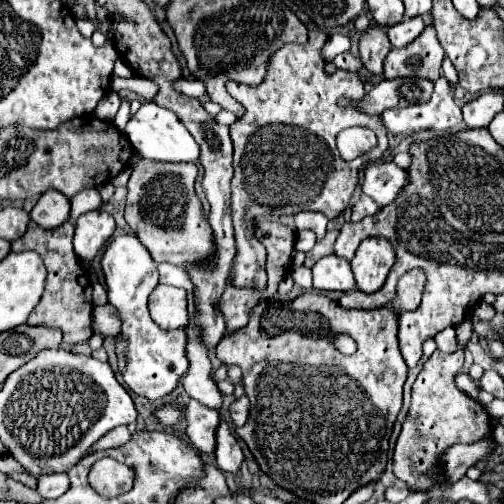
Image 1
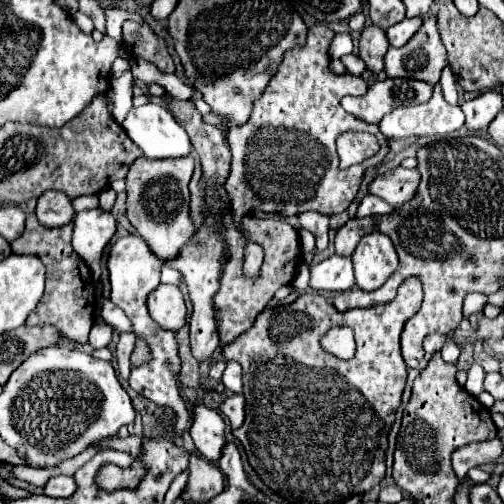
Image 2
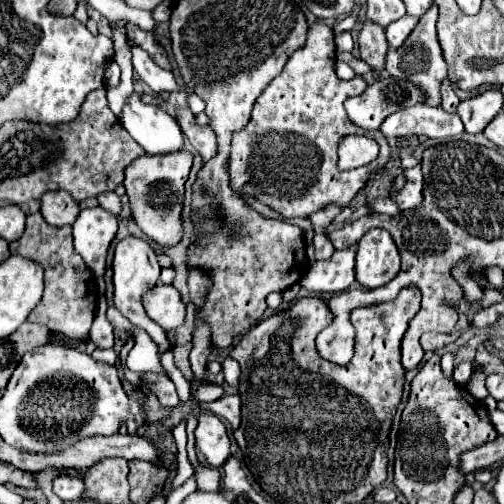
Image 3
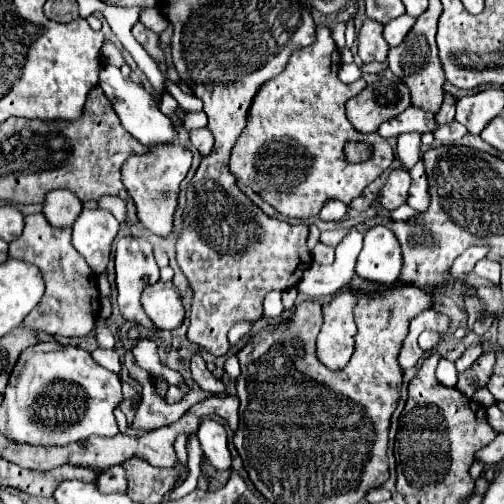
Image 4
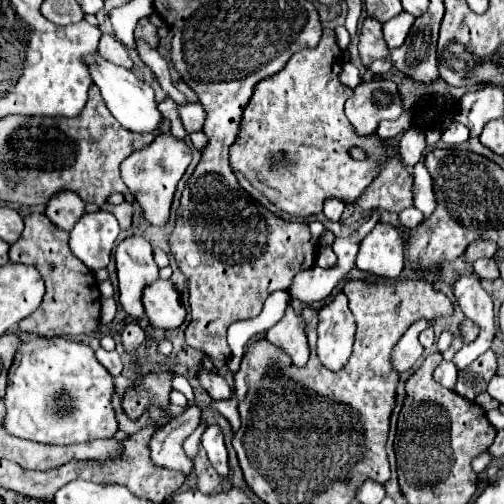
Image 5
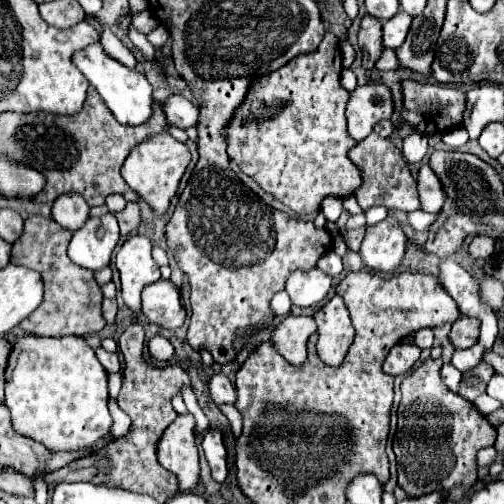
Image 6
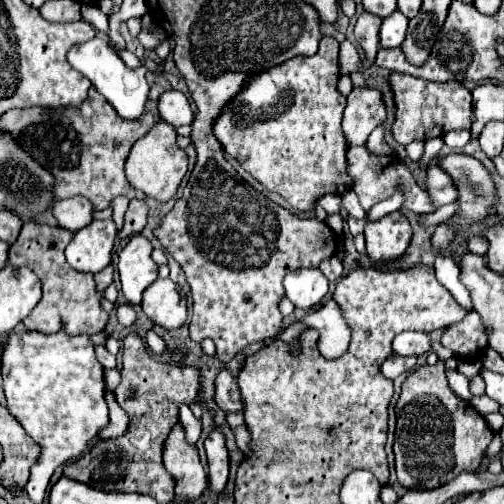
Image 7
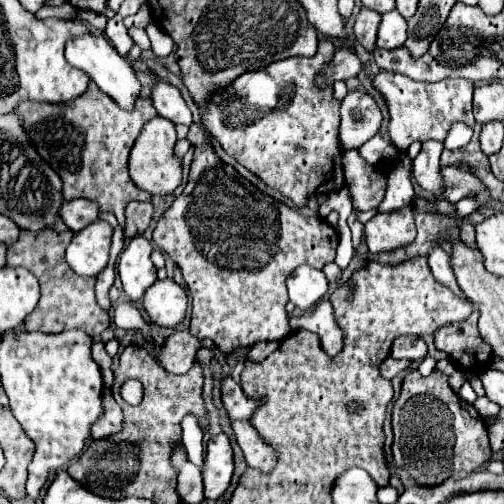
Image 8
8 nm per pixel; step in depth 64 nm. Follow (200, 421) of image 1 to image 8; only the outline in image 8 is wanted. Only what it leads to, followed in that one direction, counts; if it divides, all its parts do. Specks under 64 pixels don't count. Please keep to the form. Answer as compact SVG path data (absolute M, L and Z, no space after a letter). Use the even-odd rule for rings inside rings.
M226 434L212 436L206 444L206 464L202 468L204 476L204 496L210 500L220 498L230 486L234 472L232 448Z

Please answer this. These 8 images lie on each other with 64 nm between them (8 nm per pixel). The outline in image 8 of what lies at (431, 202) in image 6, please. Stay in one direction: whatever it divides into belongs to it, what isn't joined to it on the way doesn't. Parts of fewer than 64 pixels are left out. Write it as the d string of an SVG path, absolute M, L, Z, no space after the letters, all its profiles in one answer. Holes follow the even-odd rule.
M442 166L440 174L442 174L442 200L448 200L452 204L456 204L460 198L486 190L486 186L468 170L456 166Z

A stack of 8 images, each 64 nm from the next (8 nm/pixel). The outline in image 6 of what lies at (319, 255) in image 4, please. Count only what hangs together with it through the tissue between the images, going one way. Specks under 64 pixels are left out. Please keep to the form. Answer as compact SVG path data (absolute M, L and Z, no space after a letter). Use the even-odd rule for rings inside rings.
M326 252L320 260L318 260L318 268L324 272L328 272L330 276L338 276L342 272L342 258L336 256L334 252Z

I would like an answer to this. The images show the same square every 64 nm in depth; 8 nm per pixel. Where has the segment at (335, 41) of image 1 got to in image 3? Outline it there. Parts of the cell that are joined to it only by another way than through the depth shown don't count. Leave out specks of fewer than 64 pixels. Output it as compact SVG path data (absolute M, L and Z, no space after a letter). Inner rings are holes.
M342 32L336 36L336 54L352 52L352 36L350 32Z

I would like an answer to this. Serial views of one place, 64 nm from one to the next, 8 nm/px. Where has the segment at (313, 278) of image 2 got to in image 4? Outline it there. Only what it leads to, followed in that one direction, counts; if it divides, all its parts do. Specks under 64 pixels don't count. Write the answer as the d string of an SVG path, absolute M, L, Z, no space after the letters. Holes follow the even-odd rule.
M358 232L348 234L336 248L334 262L328 266L314 262L298 282L298 290L312 298L344 290L354 276L354 266L360 250L362 250L362 234Z

